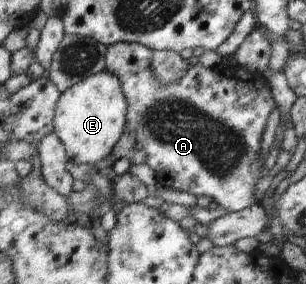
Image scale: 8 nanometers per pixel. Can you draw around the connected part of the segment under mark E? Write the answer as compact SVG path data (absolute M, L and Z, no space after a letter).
M107 70L79 81L60 94L53 117L54 133L74 164L91 163L106 158L125 132L127 101L119 79Z

